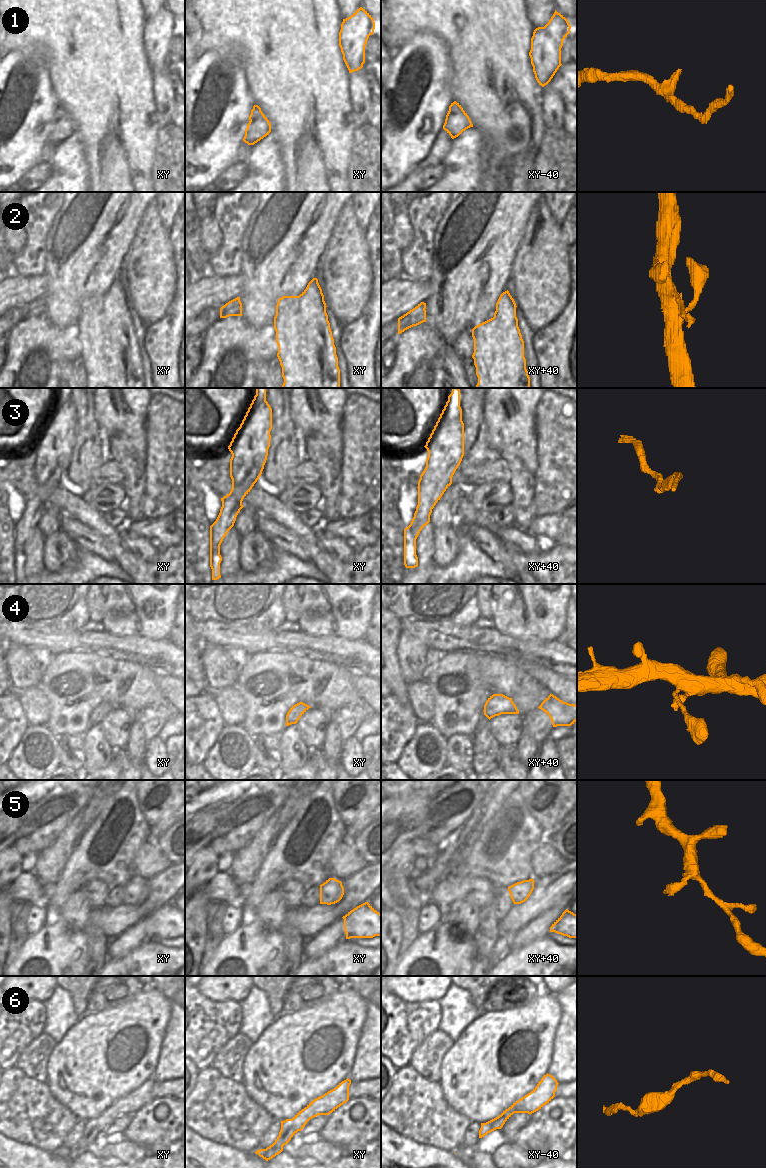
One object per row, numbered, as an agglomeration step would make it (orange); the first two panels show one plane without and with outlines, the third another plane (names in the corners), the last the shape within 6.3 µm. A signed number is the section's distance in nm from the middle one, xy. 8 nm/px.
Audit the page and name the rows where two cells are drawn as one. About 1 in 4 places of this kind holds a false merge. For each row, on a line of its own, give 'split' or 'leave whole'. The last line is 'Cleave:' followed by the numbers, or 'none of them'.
1: leave whole
2: split
3: leave whole
4: leave whole
5: leave whole
6: leave whole
Cleave: 2

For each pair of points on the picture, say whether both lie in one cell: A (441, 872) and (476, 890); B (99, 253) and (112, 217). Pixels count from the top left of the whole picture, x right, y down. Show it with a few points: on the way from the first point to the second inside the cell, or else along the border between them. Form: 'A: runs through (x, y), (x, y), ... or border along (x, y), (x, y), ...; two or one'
A: border along (453, 873), (445, 877), (431, 891); two
B: runs through (99, 244), (99, 230), (103, 226); one

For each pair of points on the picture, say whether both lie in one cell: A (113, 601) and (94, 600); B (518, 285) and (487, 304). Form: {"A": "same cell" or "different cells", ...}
{"A": "different cells", "B": "different cells"}

